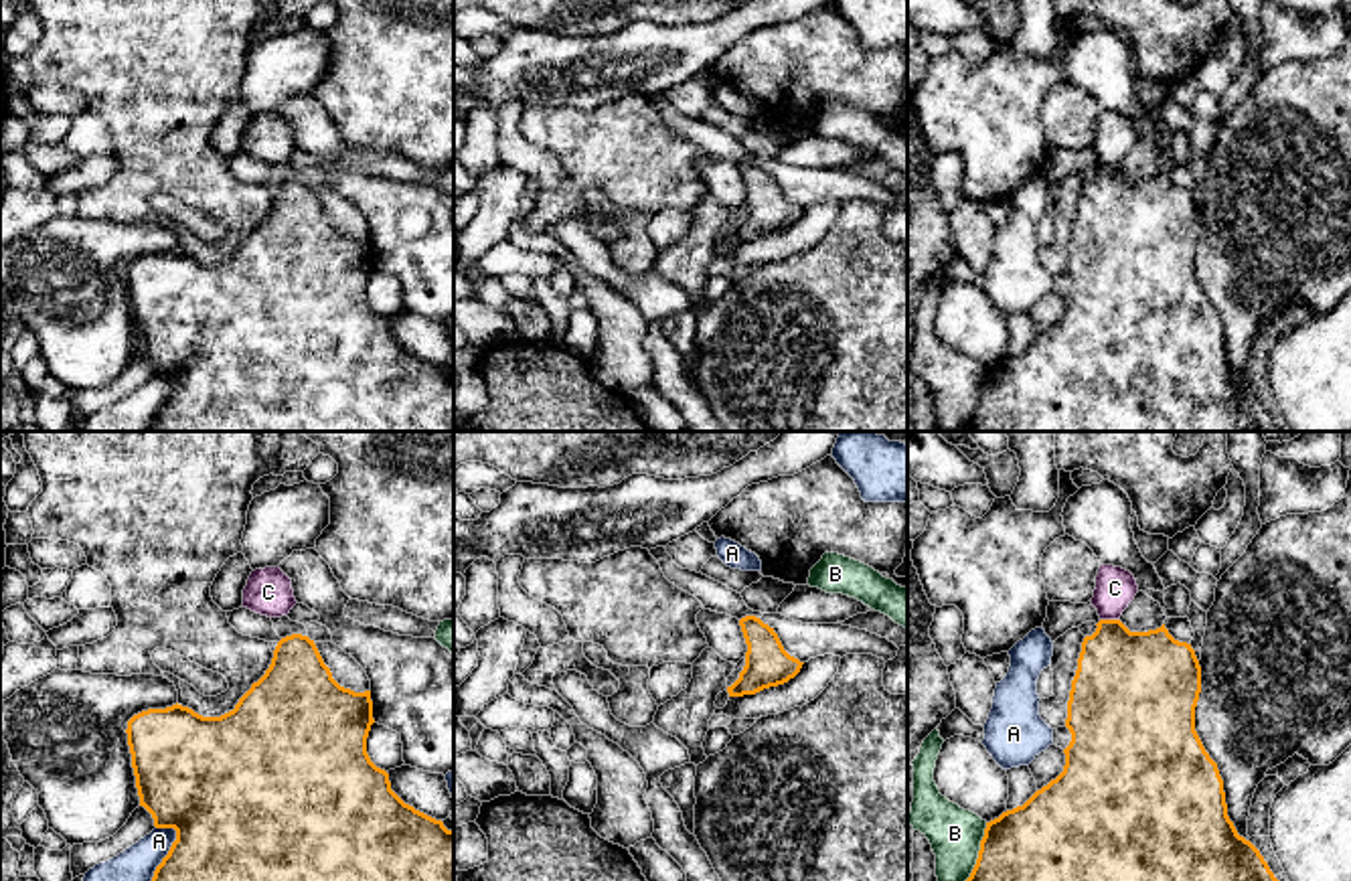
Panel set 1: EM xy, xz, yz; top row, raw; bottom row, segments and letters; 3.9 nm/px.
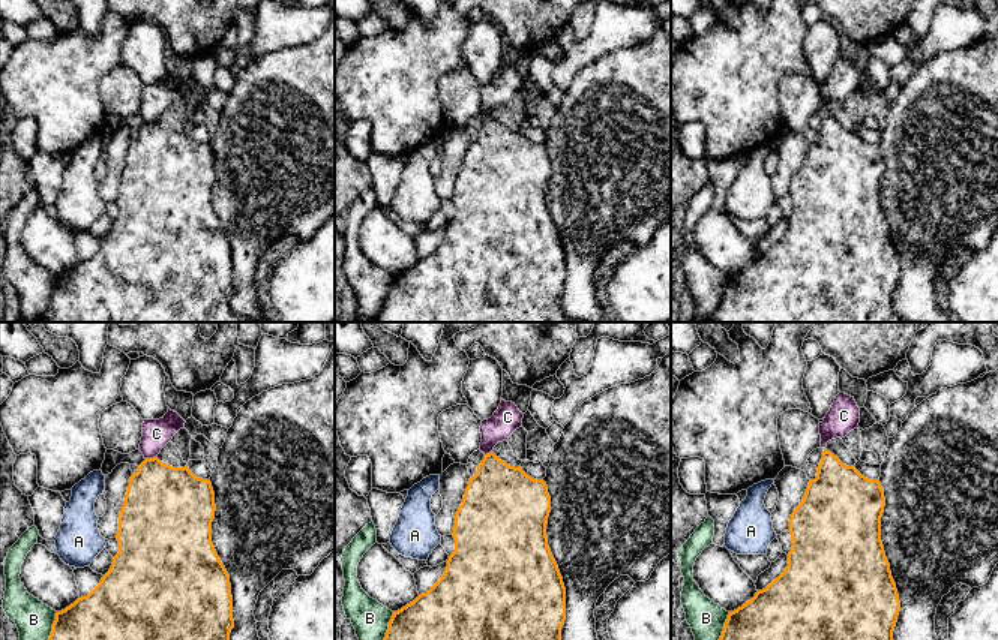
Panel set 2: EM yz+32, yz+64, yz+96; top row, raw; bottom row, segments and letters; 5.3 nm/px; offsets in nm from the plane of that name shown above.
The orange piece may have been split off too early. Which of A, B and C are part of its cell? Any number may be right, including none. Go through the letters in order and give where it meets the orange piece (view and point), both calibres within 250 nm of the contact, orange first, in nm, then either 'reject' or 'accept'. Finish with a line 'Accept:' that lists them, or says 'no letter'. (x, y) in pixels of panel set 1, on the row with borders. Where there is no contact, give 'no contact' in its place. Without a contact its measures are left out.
A: meets orange in xy at (169, 853); 400 nm thick on the orange side, 140 nm on the other; reject
B: meets orange in yz at (979, 851); 320 nm thick on the orange side, 200 nm on the other; reject
C: meets orange in yz at (1110, 620); 400 nm thick on the orange side, 160 nm on the other; reject
Accept: no letter

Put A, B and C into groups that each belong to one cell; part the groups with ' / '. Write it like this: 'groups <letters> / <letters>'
groups A / B / C

